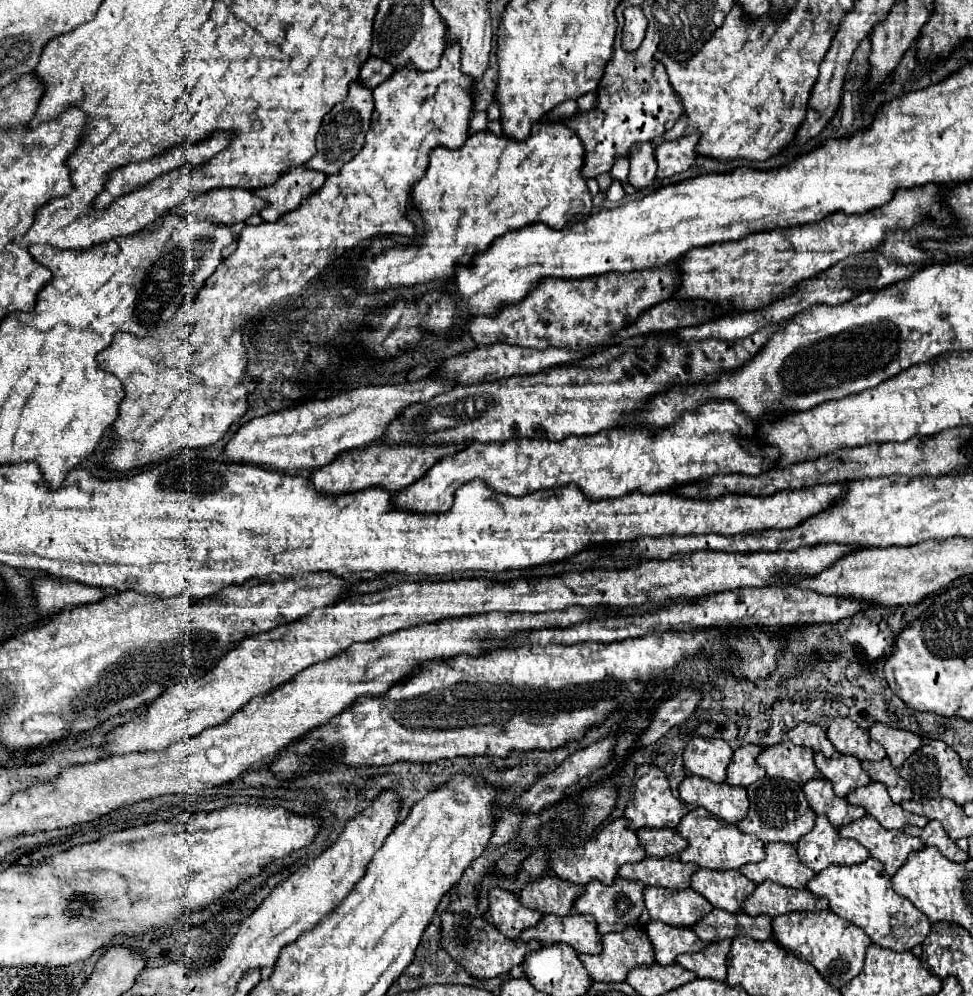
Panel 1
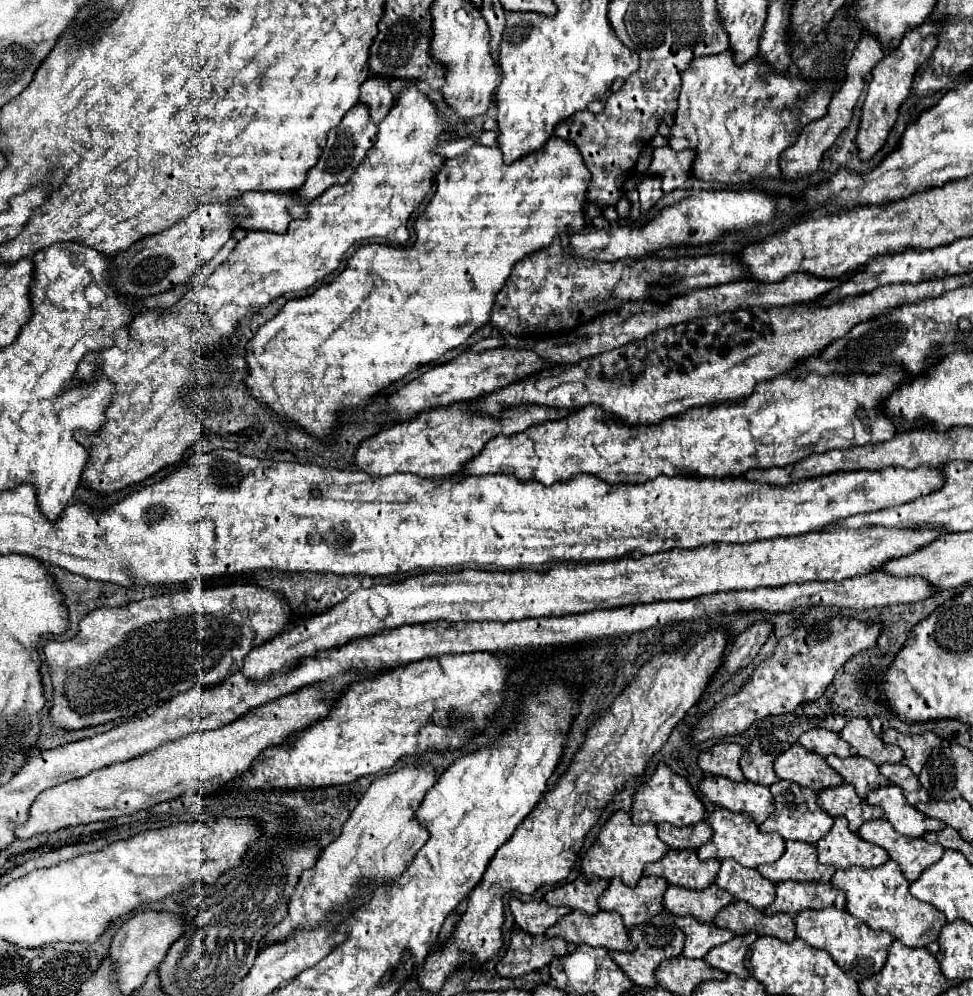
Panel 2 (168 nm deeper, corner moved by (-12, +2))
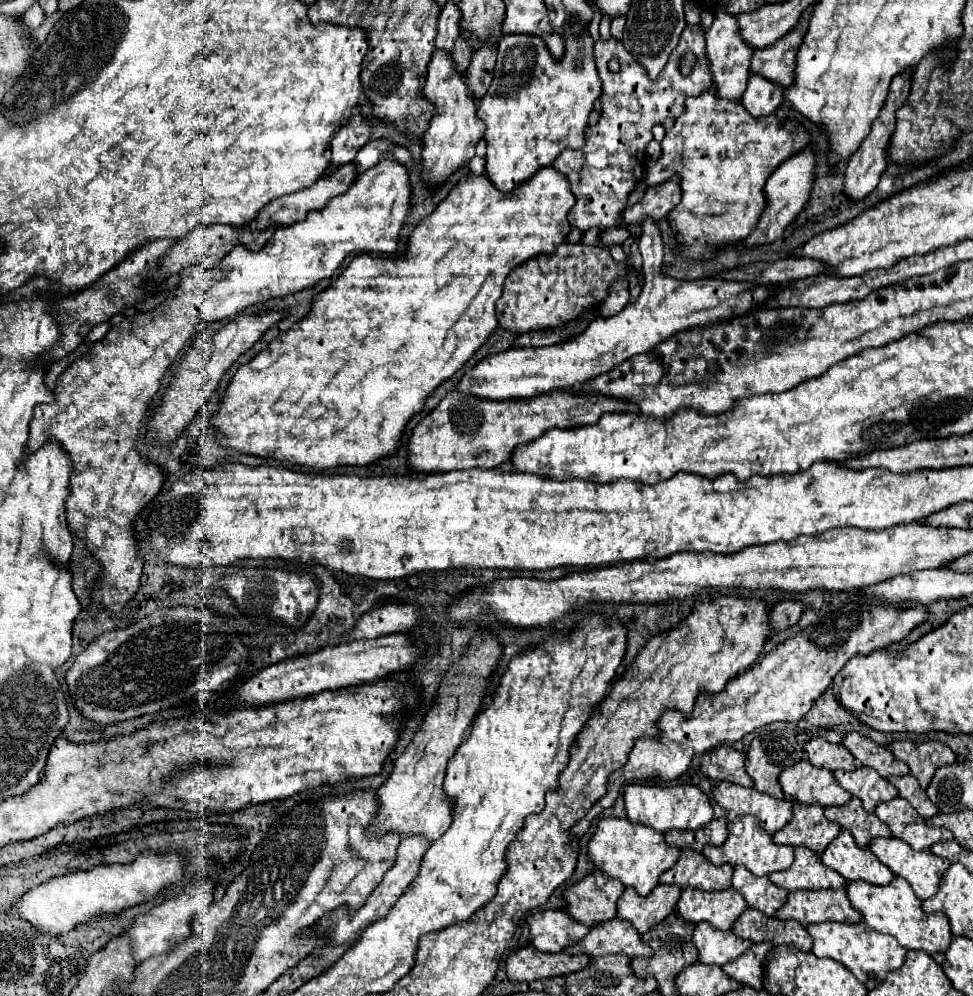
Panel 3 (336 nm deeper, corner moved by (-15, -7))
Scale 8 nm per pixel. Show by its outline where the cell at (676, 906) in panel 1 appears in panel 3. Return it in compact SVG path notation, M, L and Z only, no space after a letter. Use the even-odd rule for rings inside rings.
M684 888L678 900L678 914L688 922L710 922L718 930L732 930L738 916L748 908L746 900L734 890L698 890Z

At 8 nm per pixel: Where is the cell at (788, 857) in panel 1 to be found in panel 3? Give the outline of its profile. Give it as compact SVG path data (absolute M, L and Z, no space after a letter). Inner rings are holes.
M796 848L796 860L788 870L774 872L768 876L776 886L786 888L788 892L794 890L822 890L822 888L842 888L846 880L826 868L820 856L808 848Z

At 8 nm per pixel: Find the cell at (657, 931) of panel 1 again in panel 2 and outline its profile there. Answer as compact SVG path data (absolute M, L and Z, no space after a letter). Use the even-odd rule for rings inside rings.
M677 917L675 925L685 933L685 945L683 945L683 957L689 959L703 959L703 955L735 937L733 931L717 929L713 923L699 923L693 917Z

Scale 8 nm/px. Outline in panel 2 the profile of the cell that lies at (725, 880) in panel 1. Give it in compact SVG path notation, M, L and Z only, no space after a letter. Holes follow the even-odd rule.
M733 859L721 861L721 869L717 873L715 885L723 891L729 891L733 899L745 901L755 909L763 911L775 899L775 883L761 877L757 869L743 867Z

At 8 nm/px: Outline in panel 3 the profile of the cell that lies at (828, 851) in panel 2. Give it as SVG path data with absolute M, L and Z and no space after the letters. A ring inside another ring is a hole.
M842 830L834 842L822 854L822 864L842 874L846 880L864 880L876 886L892 882L894 874L870 852L870 848L858 848L852 834Z

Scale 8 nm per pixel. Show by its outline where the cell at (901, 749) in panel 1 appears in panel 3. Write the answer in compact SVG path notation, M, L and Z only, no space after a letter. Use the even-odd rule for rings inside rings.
M912 740L892 742L892 752L896 754L896 758L904 760L910 766L910 774L916 776L922 788L930 784L938 768L956 762L956 754L938 740L926 740L922 744Z

